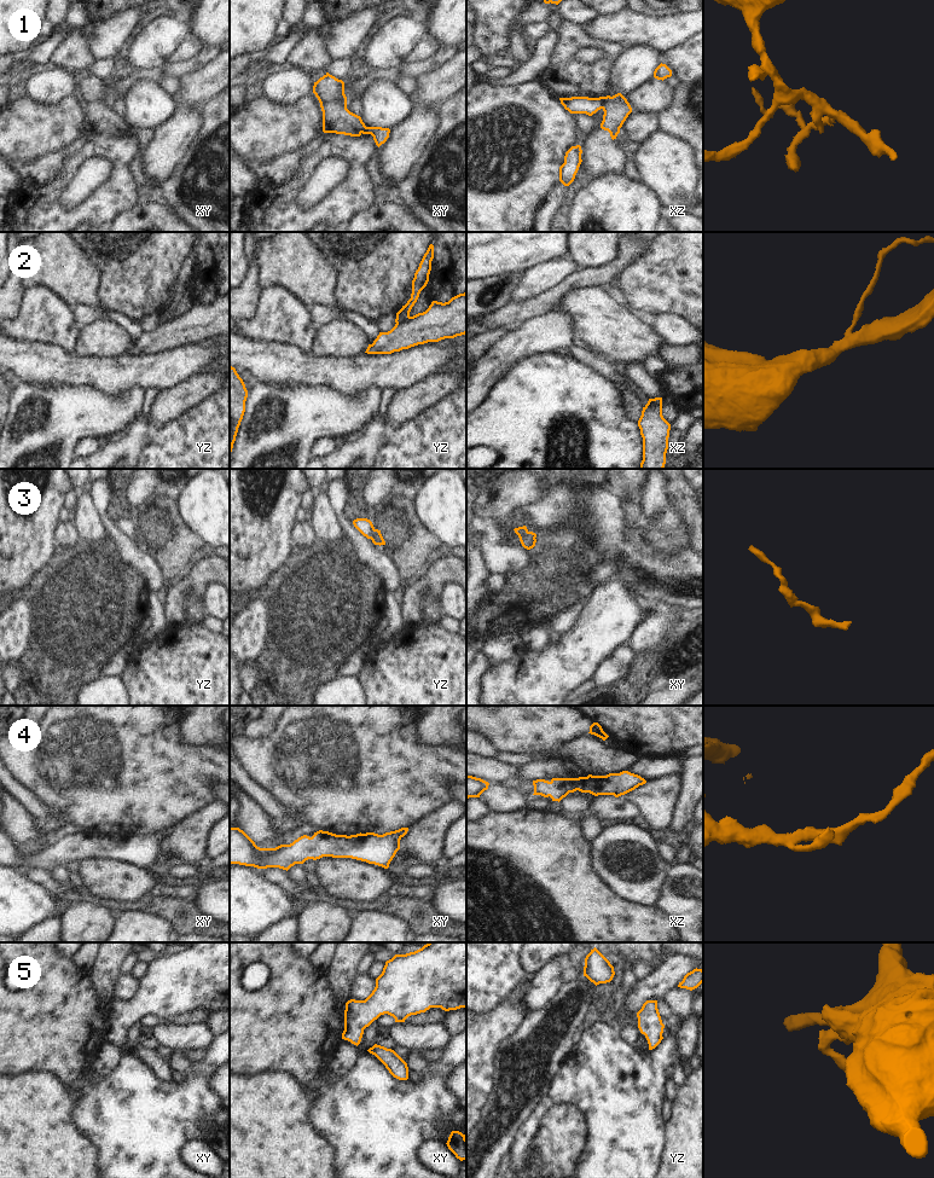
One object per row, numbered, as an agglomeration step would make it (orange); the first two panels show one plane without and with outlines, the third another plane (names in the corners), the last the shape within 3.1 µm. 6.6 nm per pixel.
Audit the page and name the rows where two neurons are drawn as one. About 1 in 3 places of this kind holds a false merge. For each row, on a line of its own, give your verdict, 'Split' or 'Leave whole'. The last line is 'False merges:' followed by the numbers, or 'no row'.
1: Split
2: Split
3: Leave whole
4: Leave whole
5: Leave whole
False merges: 1, 2

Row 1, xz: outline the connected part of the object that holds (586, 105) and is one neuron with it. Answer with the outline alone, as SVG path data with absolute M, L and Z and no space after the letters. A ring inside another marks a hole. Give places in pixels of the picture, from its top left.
M572 97L572 98L559 98L561 104L570 114L586 114L592 116L598 110L603 109L603 104L599 98L588 97Z

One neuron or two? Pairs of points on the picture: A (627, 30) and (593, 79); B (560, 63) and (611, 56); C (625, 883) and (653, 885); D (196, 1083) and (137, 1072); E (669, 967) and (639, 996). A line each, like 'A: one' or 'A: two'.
A: two
B: one
C: one
D: one
E: one

